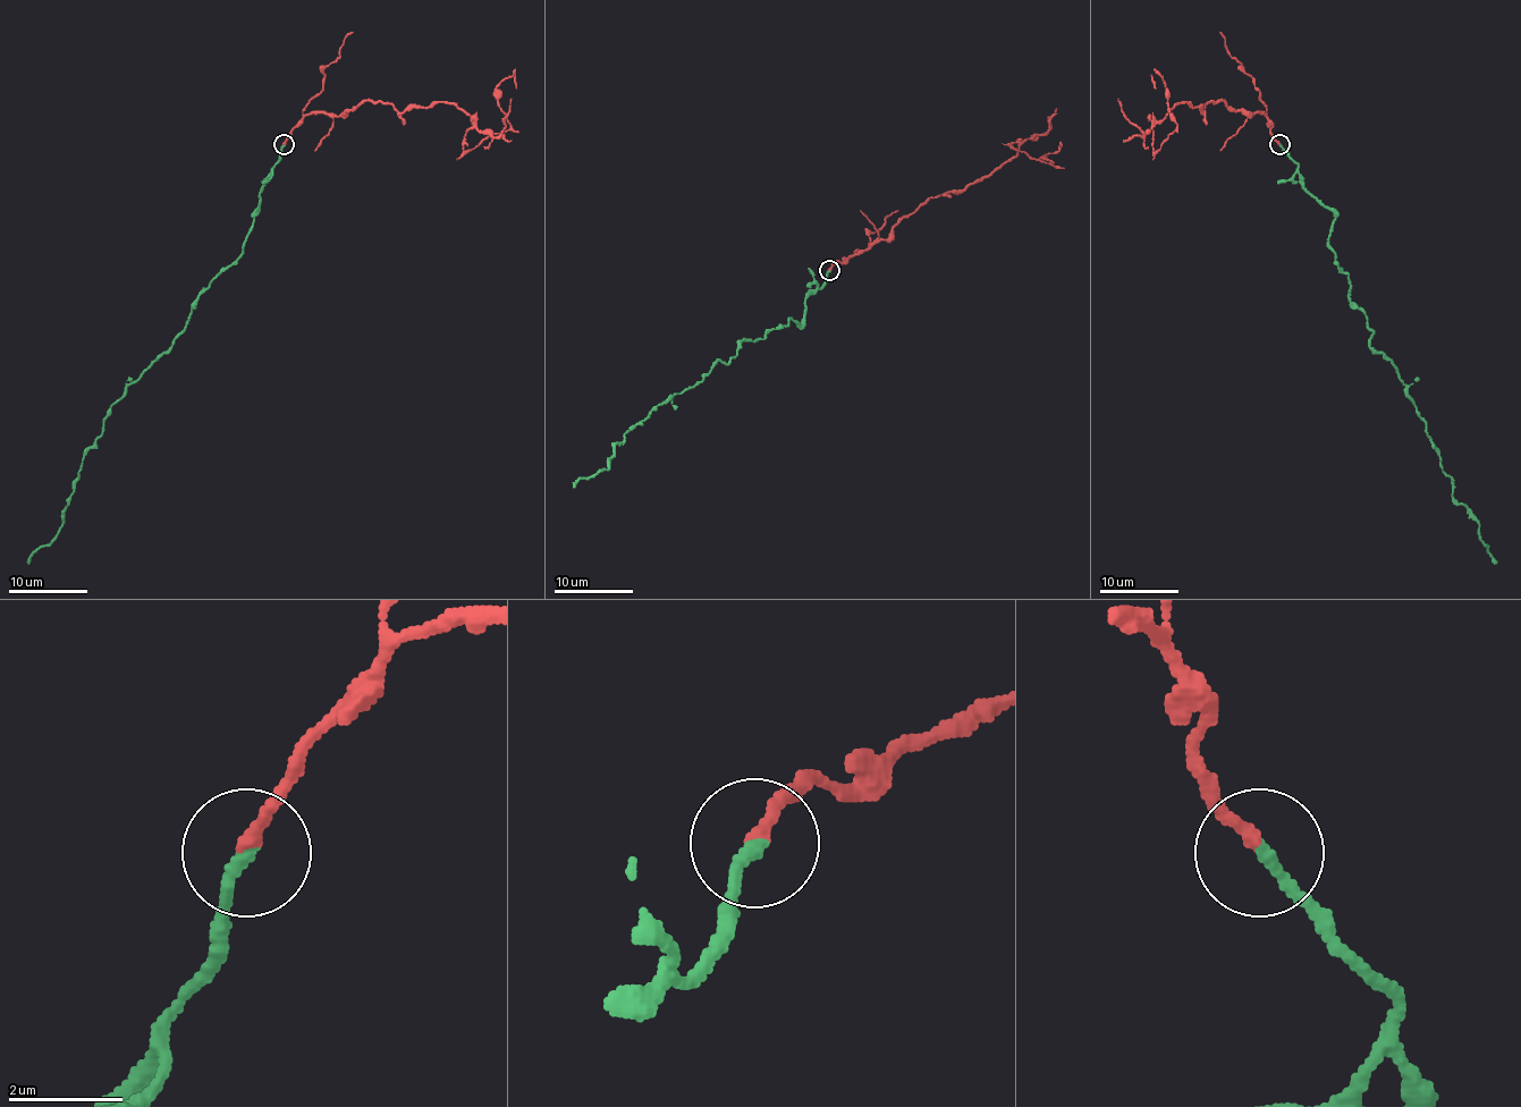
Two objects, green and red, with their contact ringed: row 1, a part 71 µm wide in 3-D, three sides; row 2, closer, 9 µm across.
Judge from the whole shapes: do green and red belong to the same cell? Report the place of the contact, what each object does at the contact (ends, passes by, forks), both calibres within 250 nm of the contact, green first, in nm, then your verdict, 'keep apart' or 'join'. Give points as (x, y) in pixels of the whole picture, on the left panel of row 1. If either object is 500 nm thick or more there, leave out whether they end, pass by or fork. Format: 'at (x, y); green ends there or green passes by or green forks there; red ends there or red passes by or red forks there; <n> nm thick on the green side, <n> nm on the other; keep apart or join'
at (284, 144); green ends there; red ends there; 240 nm thick on the green side, 240 nm on the other; keep apart

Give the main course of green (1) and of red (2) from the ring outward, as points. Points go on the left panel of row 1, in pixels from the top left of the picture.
1: (284, 145), (261, 191), (241, 254), (197, 297), (174, 345), (110, 408), (86, 451), (61, 529), (27, 564)
2: (284, 143), (310, 113), (445, 102), (472, 119), (466, 151), (509, 127), (496, 87), (514, 74), (515, 87)

